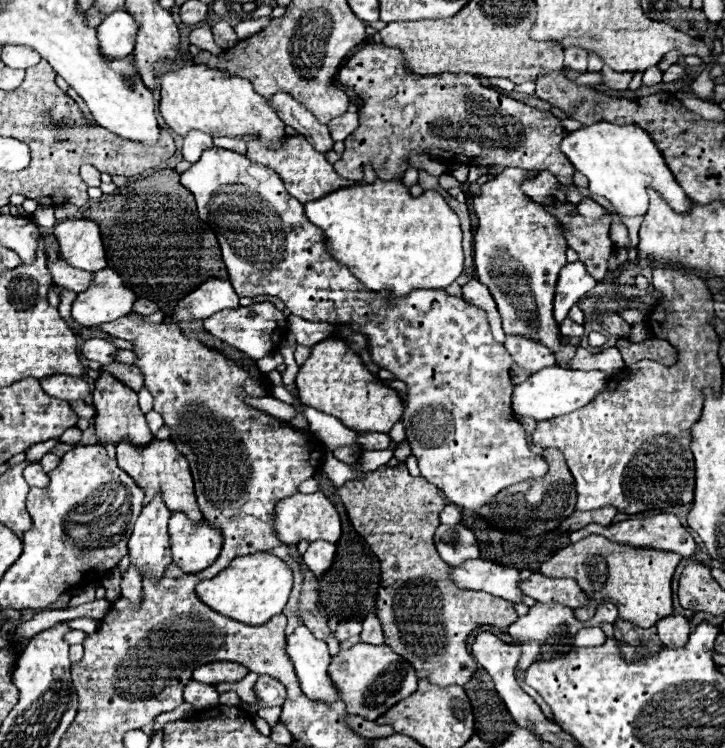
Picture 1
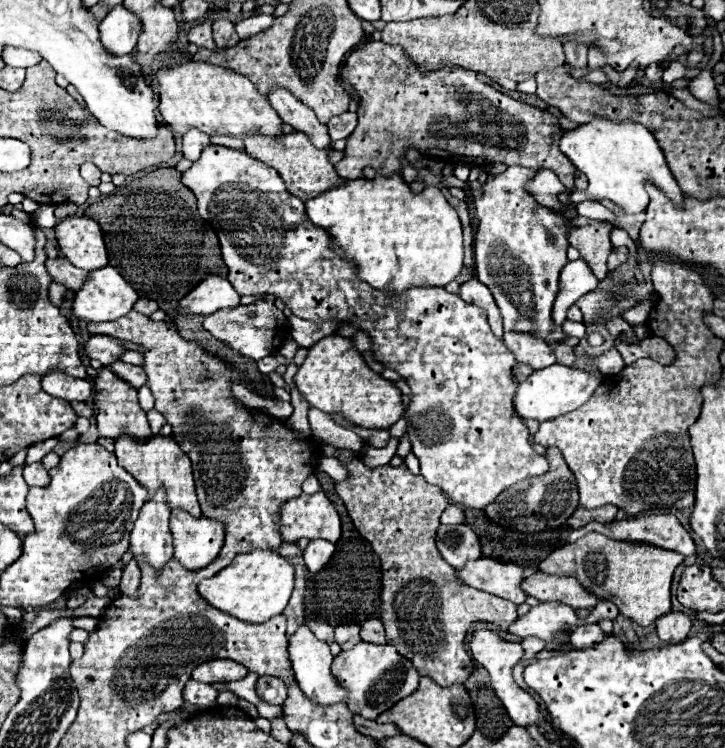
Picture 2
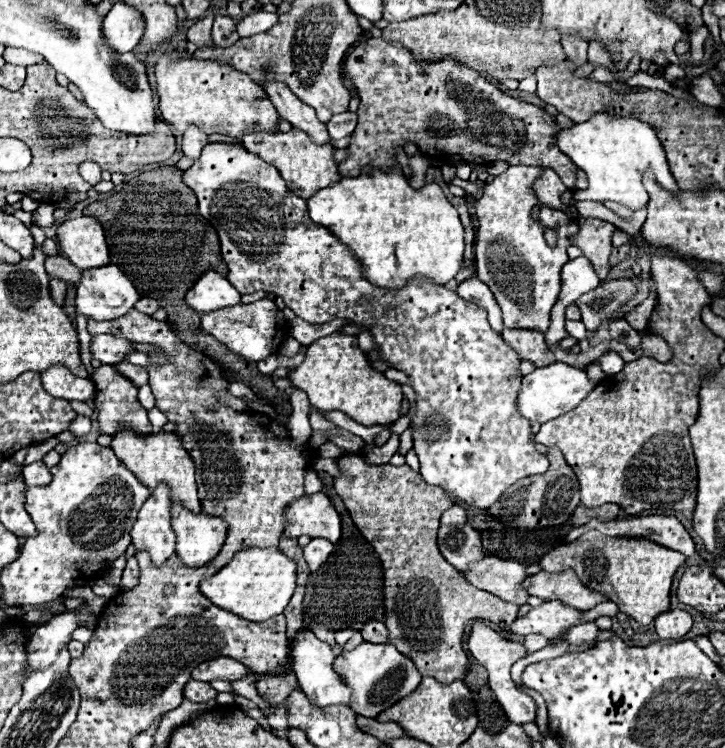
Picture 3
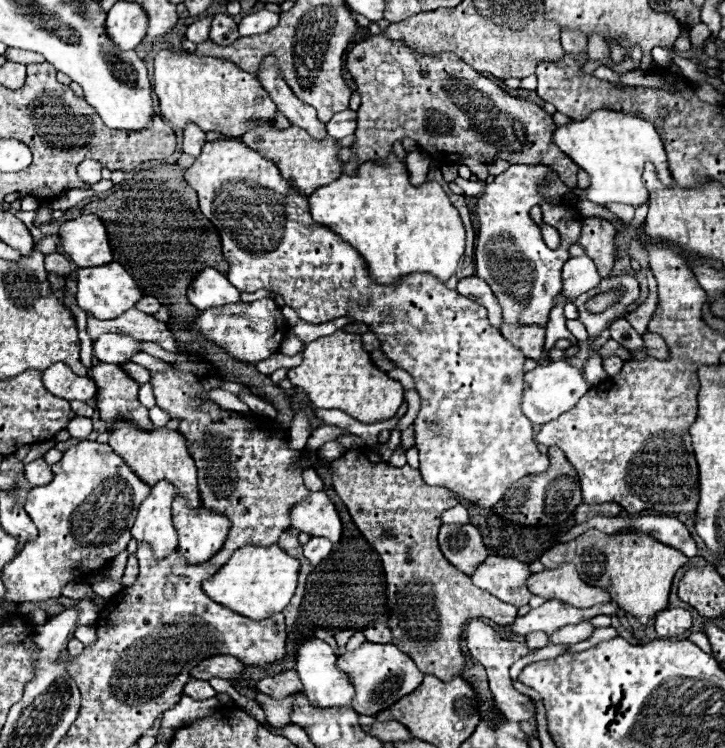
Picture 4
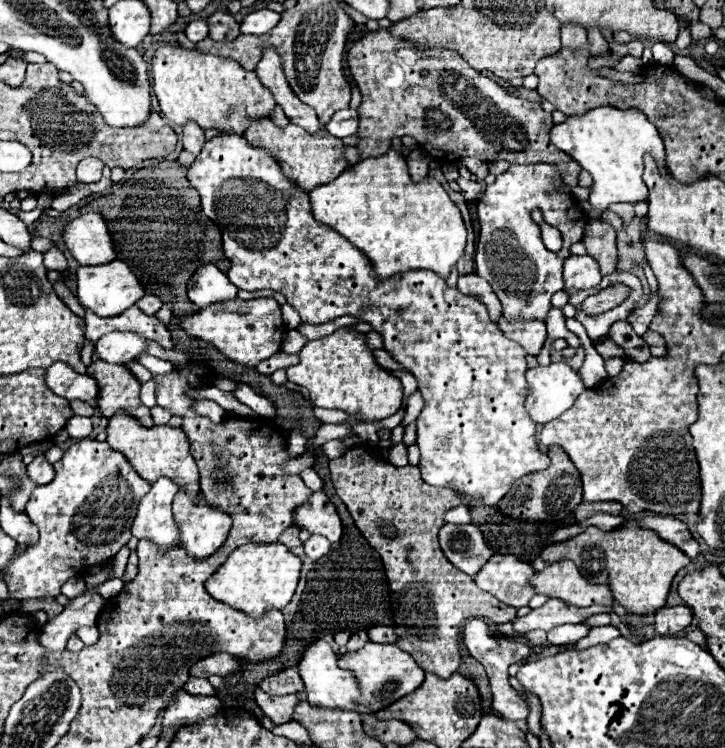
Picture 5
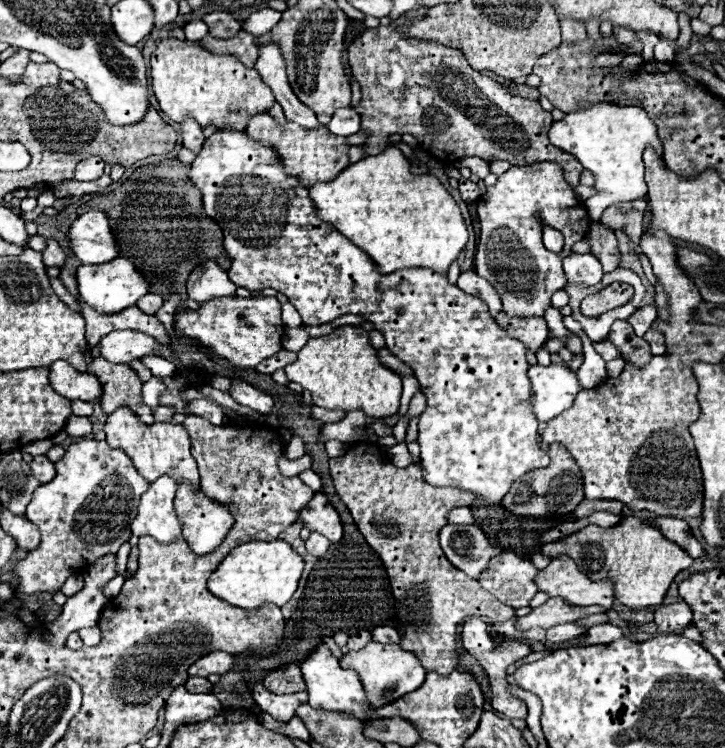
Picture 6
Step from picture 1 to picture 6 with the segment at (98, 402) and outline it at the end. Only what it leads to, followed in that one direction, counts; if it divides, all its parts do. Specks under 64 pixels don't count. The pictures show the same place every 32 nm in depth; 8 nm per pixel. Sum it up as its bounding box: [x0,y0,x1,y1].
[88,356,154,424]

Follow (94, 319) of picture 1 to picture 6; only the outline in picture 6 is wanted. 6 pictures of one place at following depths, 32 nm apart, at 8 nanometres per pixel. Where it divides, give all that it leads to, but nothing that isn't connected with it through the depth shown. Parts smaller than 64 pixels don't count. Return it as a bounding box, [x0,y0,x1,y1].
[76,258,150,314]

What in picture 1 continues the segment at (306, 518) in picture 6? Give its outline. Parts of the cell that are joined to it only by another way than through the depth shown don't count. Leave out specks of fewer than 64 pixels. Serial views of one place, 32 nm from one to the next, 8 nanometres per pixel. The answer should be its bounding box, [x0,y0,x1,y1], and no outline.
[274,492,340,546]

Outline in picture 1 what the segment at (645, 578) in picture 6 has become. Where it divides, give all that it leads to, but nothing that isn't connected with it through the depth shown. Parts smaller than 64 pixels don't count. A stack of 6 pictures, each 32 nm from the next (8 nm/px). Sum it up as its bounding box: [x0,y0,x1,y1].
[540,534,682,628]

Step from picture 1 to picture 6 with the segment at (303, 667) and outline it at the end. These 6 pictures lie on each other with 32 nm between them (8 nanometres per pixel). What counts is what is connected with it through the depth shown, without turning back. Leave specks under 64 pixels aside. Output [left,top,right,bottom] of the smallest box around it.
[302,644,376,724]

